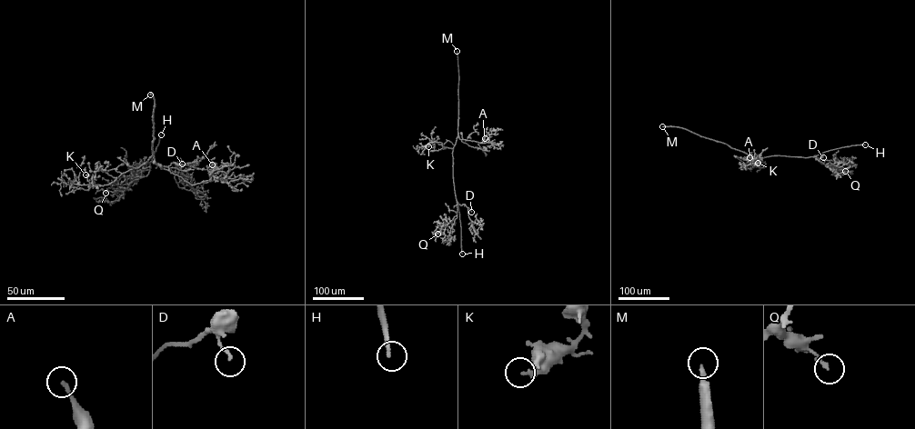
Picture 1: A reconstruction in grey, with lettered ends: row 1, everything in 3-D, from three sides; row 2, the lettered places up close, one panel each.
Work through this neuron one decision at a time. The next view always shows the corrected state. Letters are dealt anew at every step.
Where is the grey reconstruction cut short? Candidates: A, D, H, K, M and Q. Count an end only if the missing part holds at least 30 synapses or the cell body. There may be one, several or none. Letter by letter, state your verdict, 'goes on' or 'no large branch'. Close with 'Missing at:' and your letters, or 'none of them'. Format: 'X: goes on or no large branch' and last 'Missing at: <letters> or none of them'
A: goes on
D: no large branch
H: goes on
K: no large branch
M: goes on
Q: no large branch
Missing at: A, H, M

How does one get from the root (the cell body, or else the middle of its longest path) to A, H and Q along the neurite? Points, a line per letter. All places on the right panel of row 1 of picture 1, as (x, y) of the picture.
A: (764, 157), (747, 154), (753, 166), (749, 157)
H: (764, 157), (809, 157), (841, 147), (865, 144)
Q: (764, 157), (815, 157), (829, 160), (836, 167), (846, 168), (845, 171)

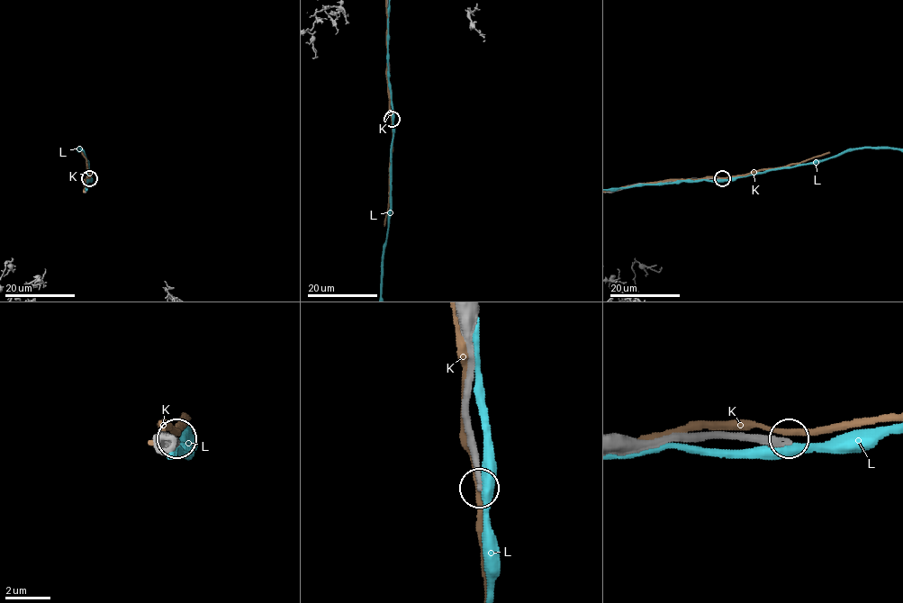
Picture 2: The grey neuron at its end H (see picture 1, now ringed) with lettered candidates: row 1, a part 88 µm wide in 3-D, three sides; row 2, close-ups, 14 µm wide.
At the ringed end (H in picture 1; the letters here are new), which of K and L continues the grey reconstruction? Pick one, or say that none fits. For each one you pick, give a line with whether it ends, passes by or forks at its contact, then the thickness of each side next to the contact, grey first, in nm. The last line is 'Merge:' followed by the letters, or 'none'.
Merge: none

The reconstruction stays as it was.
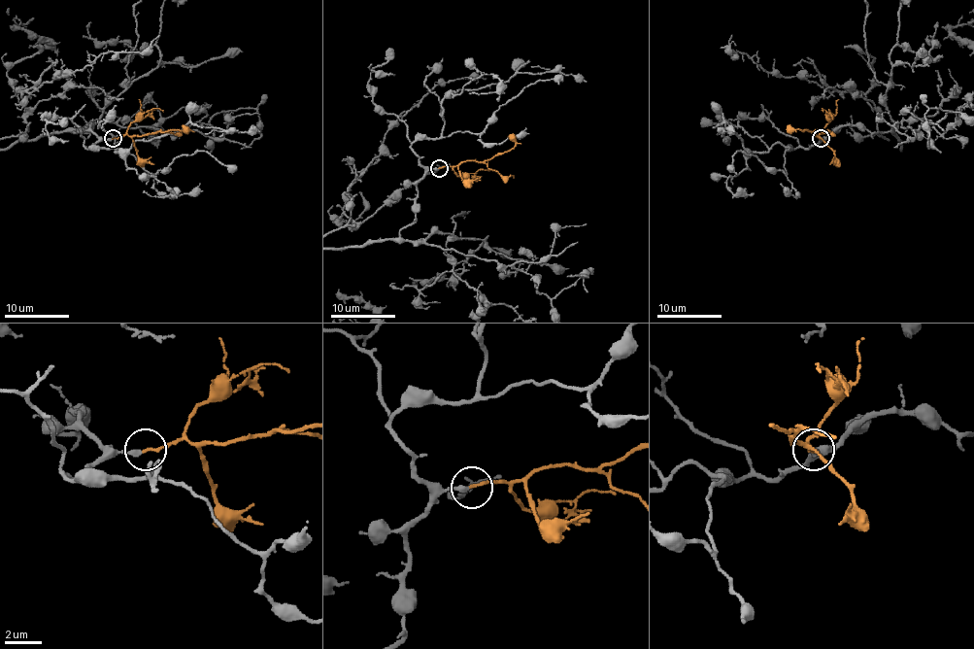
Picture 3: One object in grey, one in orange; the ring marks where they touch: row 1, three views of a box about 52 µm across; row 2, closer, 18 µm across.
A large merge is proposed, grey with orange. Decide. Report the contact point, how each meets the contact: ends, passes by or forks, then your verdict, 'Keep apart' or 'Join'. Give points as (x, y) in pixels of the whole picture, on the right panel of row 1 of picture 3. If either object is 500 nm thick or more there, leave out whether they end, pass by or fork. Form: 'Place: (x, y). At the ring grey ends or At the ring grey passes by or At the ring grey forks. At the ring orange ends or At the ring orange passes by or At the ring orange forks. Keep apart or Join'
Place: (821, 138). At the ring grey ends. At the ring orange ends. Join

